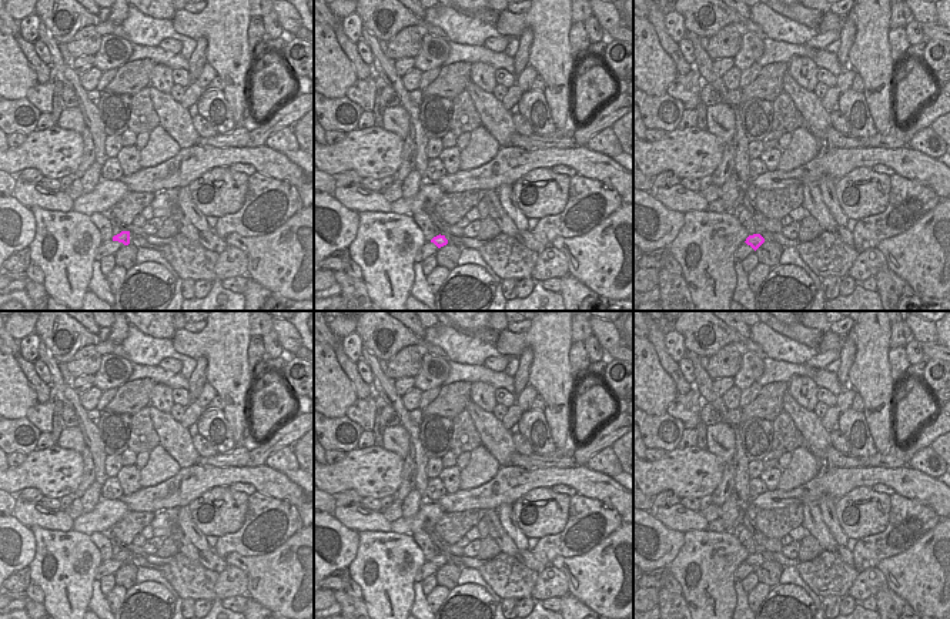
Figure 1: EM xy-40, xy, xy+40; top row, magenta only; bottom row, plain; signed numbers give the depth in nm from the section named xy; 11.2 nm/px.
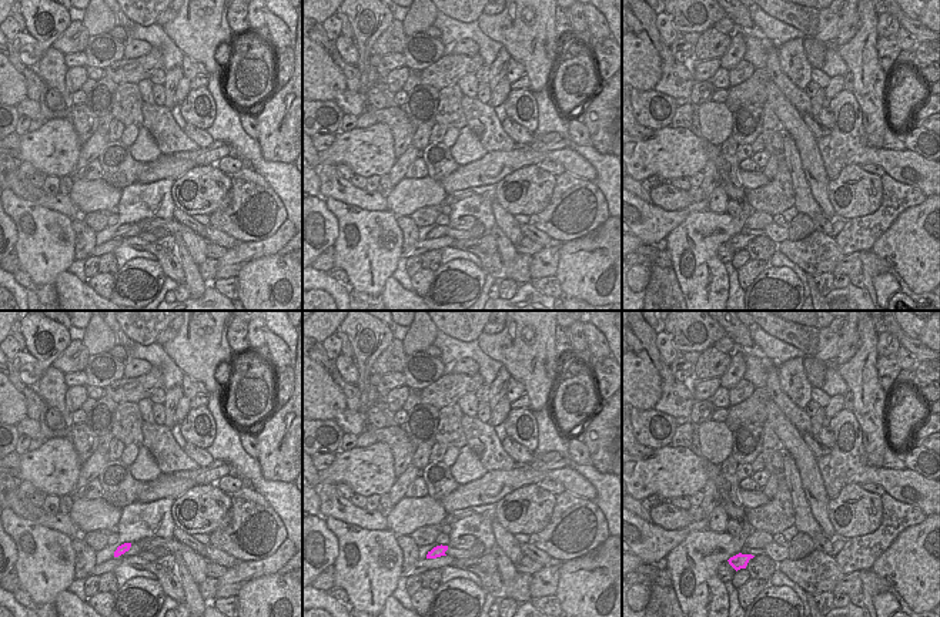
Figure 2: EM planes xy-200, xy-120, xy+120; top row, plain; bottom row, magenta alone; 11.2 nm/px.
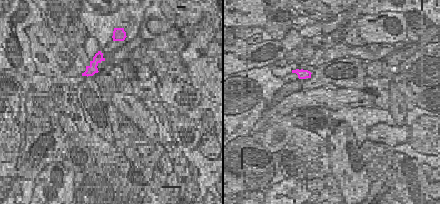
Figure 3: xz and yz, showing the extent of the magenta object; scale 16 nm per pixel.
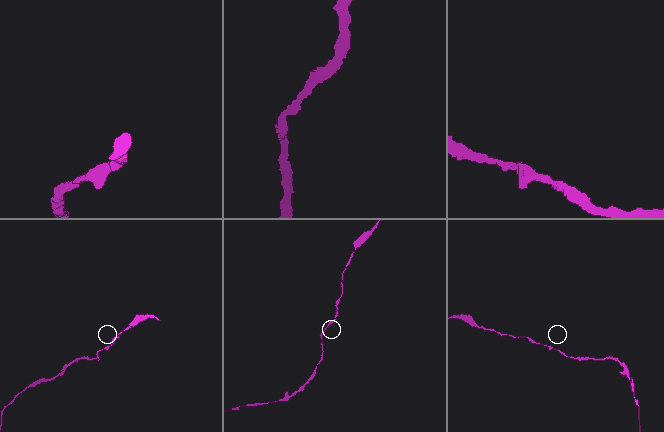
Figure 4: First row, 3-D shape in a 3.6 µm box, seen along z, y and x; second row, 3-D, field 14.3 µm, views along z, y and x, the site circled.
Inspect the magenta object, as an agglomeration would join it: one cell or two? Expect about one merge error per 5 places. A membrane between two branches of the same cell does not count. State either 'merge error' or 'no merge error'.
no merge error

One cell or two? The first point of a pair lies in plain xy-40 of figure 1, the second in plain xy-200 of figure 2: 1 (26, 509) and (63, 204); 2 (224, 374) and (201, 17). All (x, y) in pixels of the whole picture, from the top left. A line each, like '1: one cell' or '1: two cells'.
1: one cell
2: one cell

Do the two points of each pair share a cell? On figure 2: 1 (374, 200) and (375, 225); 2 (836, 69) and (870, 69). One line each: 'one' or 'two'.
1: two
2: two

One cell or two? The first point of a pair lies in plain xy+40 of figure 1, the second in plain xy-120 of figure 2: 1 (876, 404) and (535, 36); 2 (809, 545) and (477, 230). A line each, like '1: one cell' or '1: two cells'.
1: one cell
2: one cell

